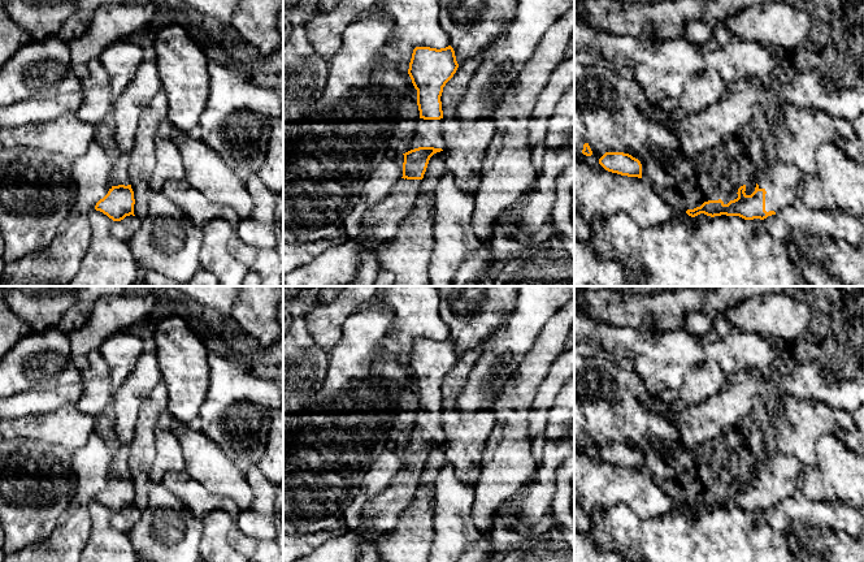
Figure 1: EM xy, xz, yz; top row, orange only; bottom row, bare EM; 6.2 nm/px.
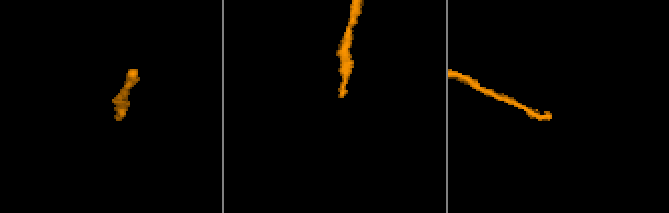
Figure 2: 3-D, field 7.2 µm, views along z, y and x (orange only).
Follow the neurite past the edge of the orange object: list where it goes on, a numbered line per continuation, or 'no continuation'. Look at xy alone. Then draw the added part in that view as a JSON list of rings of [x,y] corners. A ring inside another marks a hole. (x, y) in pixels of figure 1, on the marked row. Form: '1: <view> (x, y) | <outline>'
1: xy (120, 160) | [[[108,129],[96,130],[95,142],[97,142],[112,163],[112,170],[108,180],[108,189],[118,185],[130,185],[129,180],[129,165],[130,165],[130,152],[122,151],[112,133]]]

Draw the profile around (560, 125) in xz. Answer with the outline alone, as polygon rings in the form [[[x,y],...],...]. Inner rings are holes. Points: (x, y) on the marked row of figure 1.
[[[574,85],[568,88],[556,104],[548,118],[548,131],[544,148],[559,150],[566,146],[574,137]]]

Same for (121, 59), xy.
[[[129,39],[116,40],[103,49],[99,60],[108,72],[113,98],[125,91],[148,55],[148,51]]]

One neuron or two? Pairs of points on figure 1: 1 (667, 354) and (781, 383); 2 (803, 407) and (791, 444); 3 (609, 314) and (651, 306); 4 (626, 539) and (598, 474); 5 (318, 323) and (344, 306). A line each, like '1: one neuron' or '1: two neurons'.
1: one neuron
2: one neuron
3: one neuron
4: two neurons
5: one neuron

